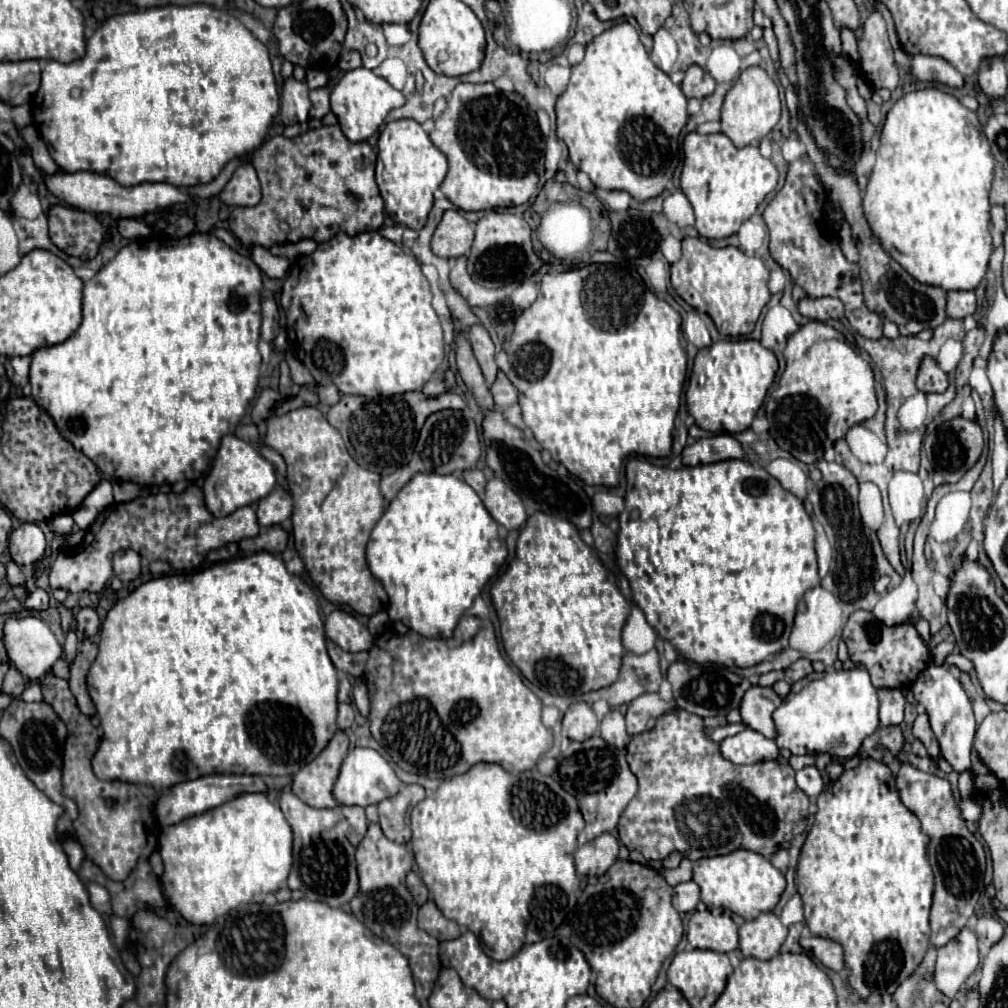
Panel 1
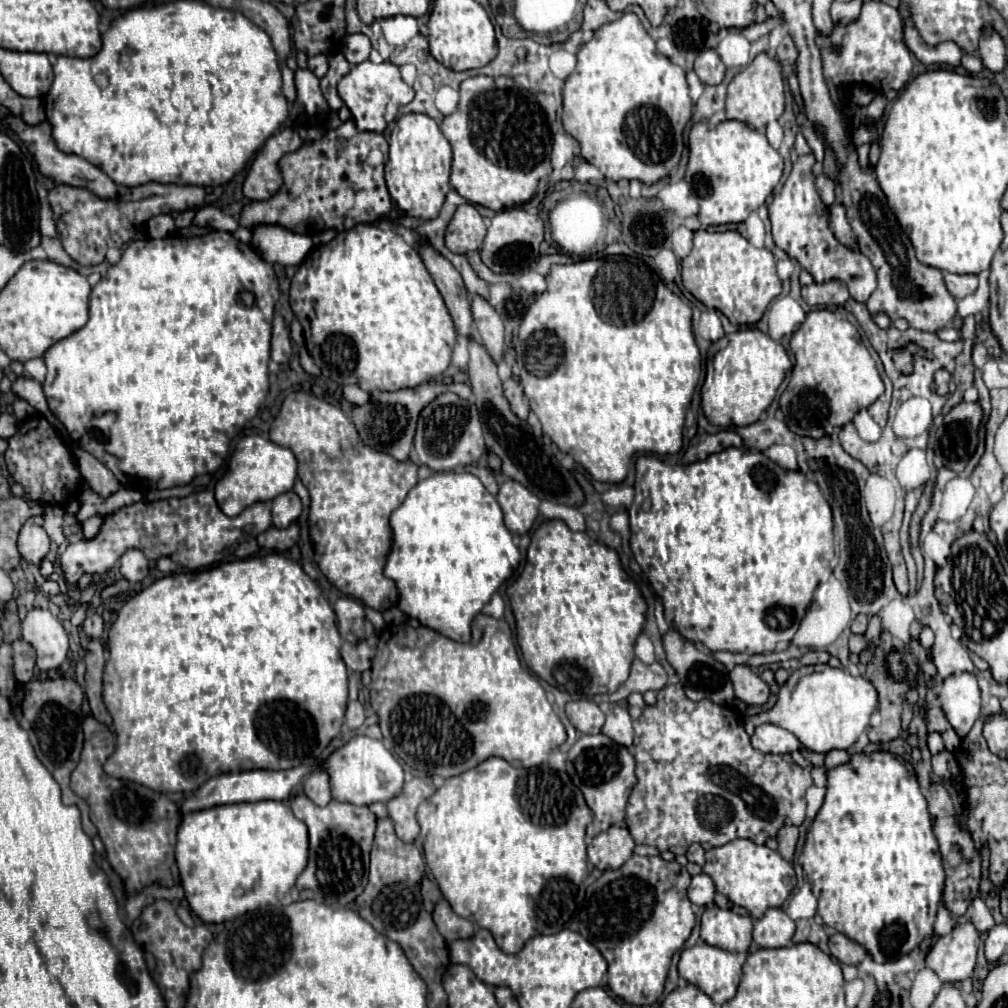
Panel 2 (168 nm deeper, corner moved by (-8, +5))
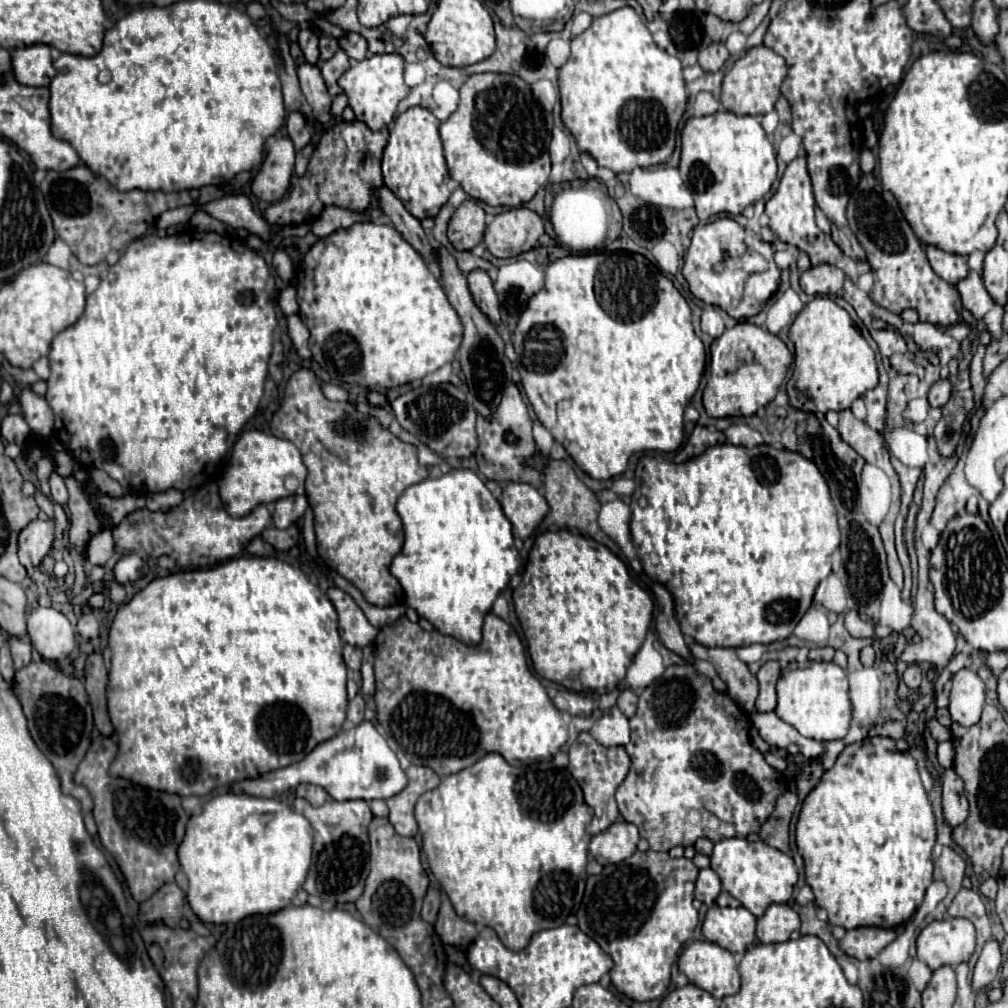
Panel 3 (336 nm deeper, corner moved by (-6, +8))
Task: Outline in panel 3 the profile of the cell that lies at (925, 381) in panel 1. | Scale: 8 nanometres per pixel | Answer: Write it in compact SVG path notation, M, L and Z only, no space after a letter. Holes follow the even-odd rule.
M948 379L936 381L936 383L930 387L930 391L928 391L928 403L930 403L932 407L942 407L942 405L946 405L948 399L950 399L950 391L952 391L952 385L950 385Z

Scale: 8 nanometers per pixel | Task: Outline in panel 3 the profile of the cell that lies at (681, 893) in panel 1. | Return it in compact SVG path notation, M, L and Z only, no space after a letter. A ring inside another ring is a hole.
M700 869L698 879L696 879L696 889L694 889L694 897L706 905L714 905L718 893L720 893L722 885L720 885L720 877L710 869Z

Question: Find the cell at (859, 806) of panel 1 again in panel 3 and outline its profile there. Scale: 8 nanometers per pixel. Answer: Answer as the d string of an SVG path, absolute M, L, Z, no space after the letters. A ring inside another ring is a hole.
M872 737L864 739L862 743L854 743L844 747L844 751L838 755L836 763L832 769L828 769L820 783L810 791L810 795L804 801L804 807L800 811L800 819L796 825L796 847L798 853L804 859L806 867L806 883L812 887L816 895L816 905L828 913L828 923L830 925L840 925L844 929L858 929L858 927L880 927L880 929L896 929L904 923L910 921L918 905L924 901L926 889L932 883L932 847L936 843L936 827L934 827L934 813L930 805L930 799L922 787L918 769L916 769L916 759L908 751L896 751L894 741L888 737Z

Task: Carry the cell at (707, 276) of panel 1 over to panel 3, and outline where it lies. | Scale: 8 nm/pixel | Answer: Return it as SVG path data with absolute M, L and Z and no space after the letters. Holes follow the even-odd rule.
M726 217L694 229L692 243L684 255L682 275L694 297L724 309L736 321L758 315L780 285L780 269L774 263L774 249L770 243L760 241L734 219Z

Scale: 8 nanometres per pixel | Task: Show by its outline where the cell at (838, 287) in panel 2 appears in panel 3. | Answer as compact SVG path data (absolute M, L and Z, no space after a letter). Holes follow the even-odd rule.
M832 265L810 267L800 275L800 287L806 295L834 295L842 289L844 273Z

